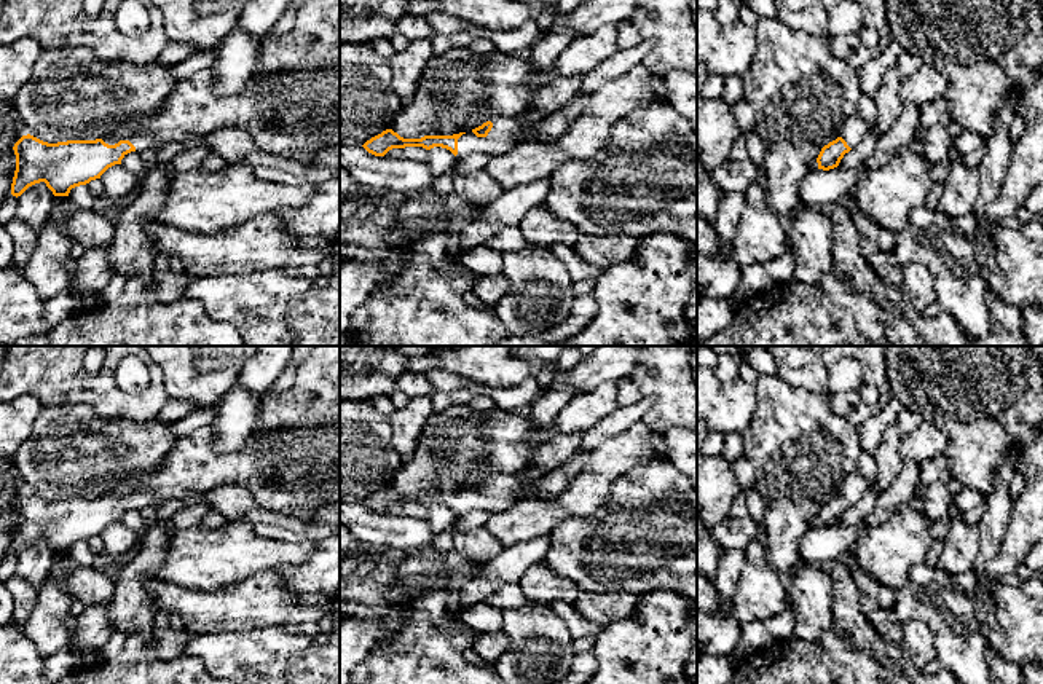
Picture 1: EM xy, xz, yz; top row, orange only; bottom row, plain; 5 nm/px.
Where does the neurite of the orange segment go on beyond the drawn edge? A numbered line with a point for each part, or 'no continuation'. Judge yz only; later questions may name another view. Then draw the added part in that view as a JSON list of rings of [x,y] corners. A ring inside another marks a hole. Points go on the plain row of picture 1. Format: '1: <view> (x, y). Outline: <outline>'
1: yz (854, 488). Outline: [[[855,470],[845,480],[840,494],[847,499],[850,505],[855,505],[860,502],[871,485],[871,482],[868,482],[858,470]]]

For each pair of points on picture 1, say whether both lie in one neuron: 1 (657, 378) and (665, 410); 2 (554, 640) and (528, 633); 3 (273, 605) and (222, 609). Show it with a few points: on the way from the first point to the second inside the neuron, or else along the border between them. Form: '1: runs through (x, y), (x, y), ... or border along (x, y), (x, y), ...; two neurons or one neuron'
1: runs through (665, 386), (665, 402); one neuron
2: runs through (547, 640), (541, 640), (535, 633); one neuron
3: runs through (260, 605), (235, 608); one neuron

